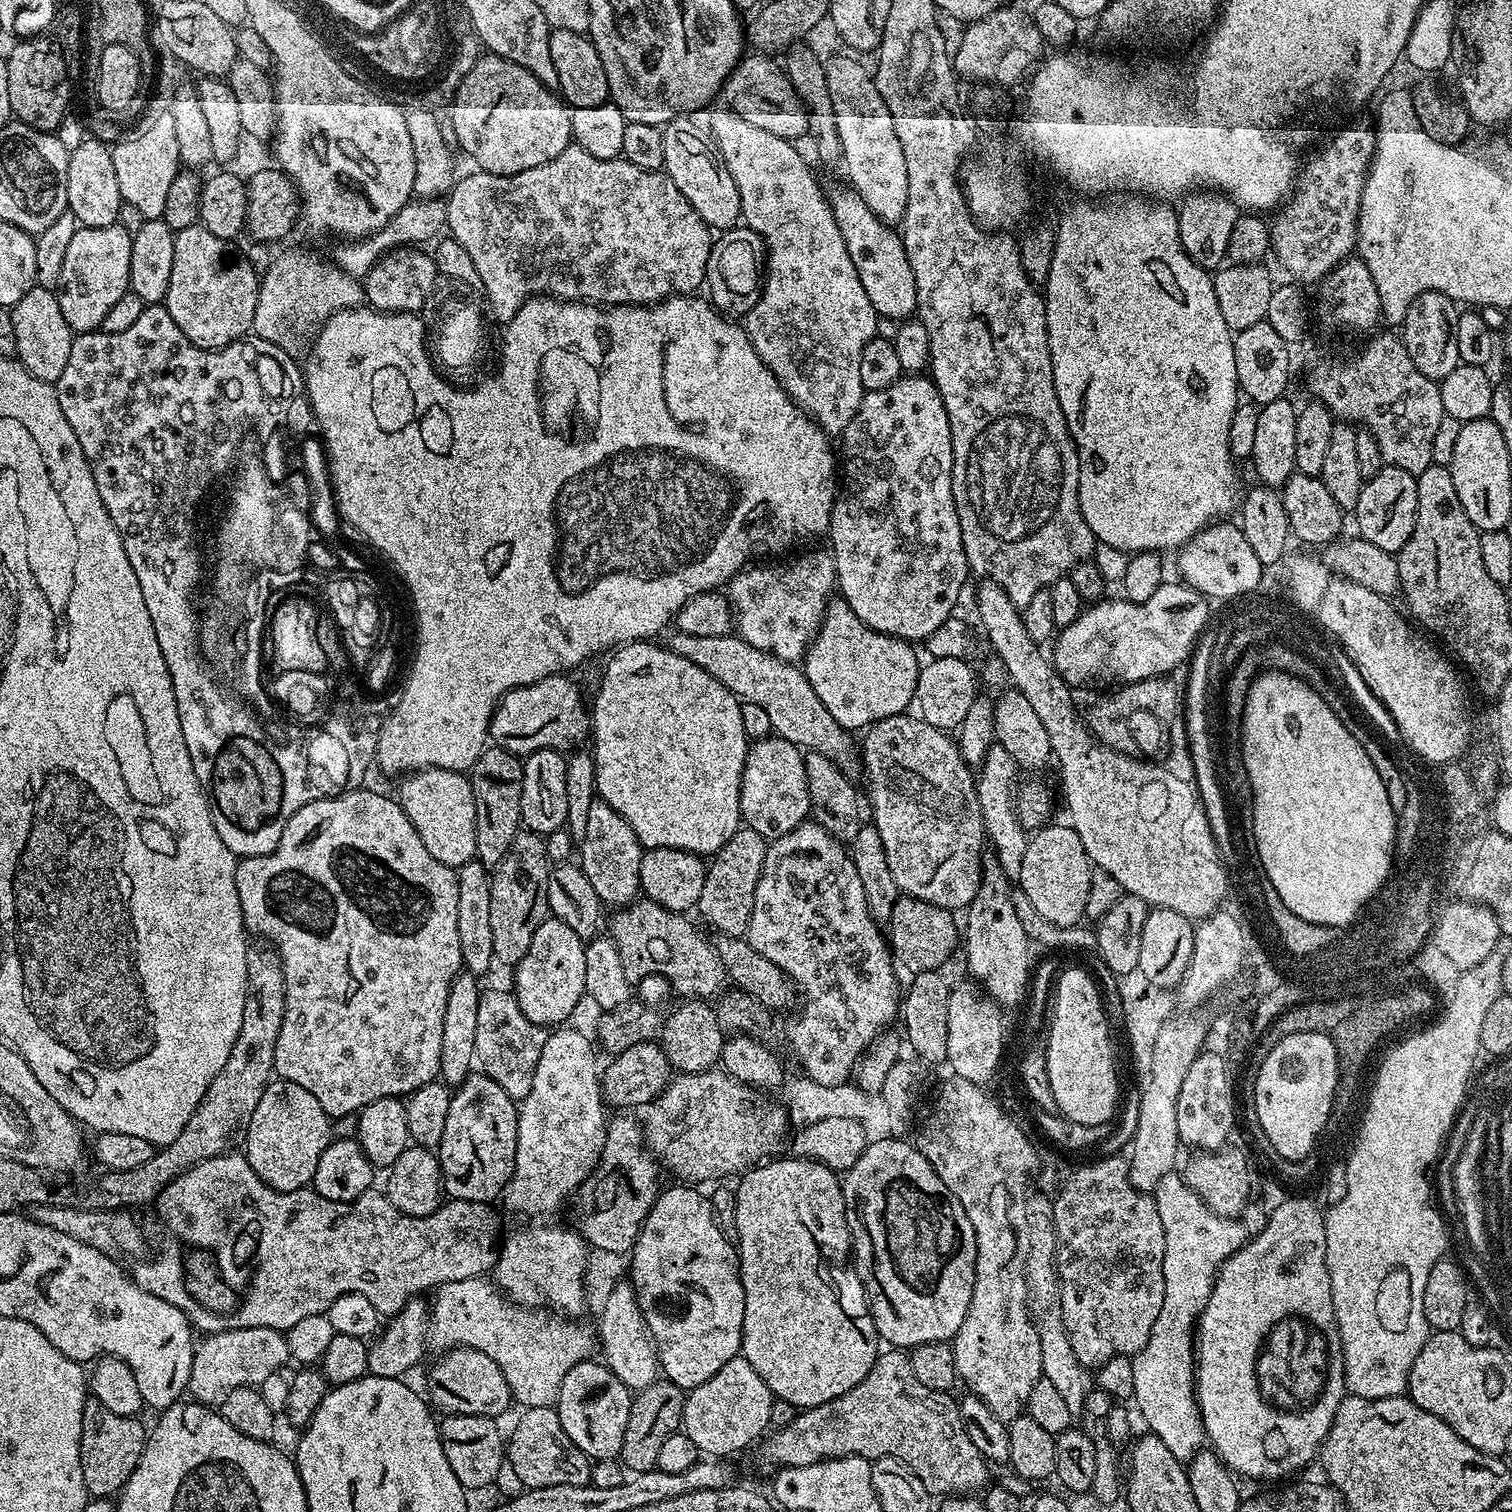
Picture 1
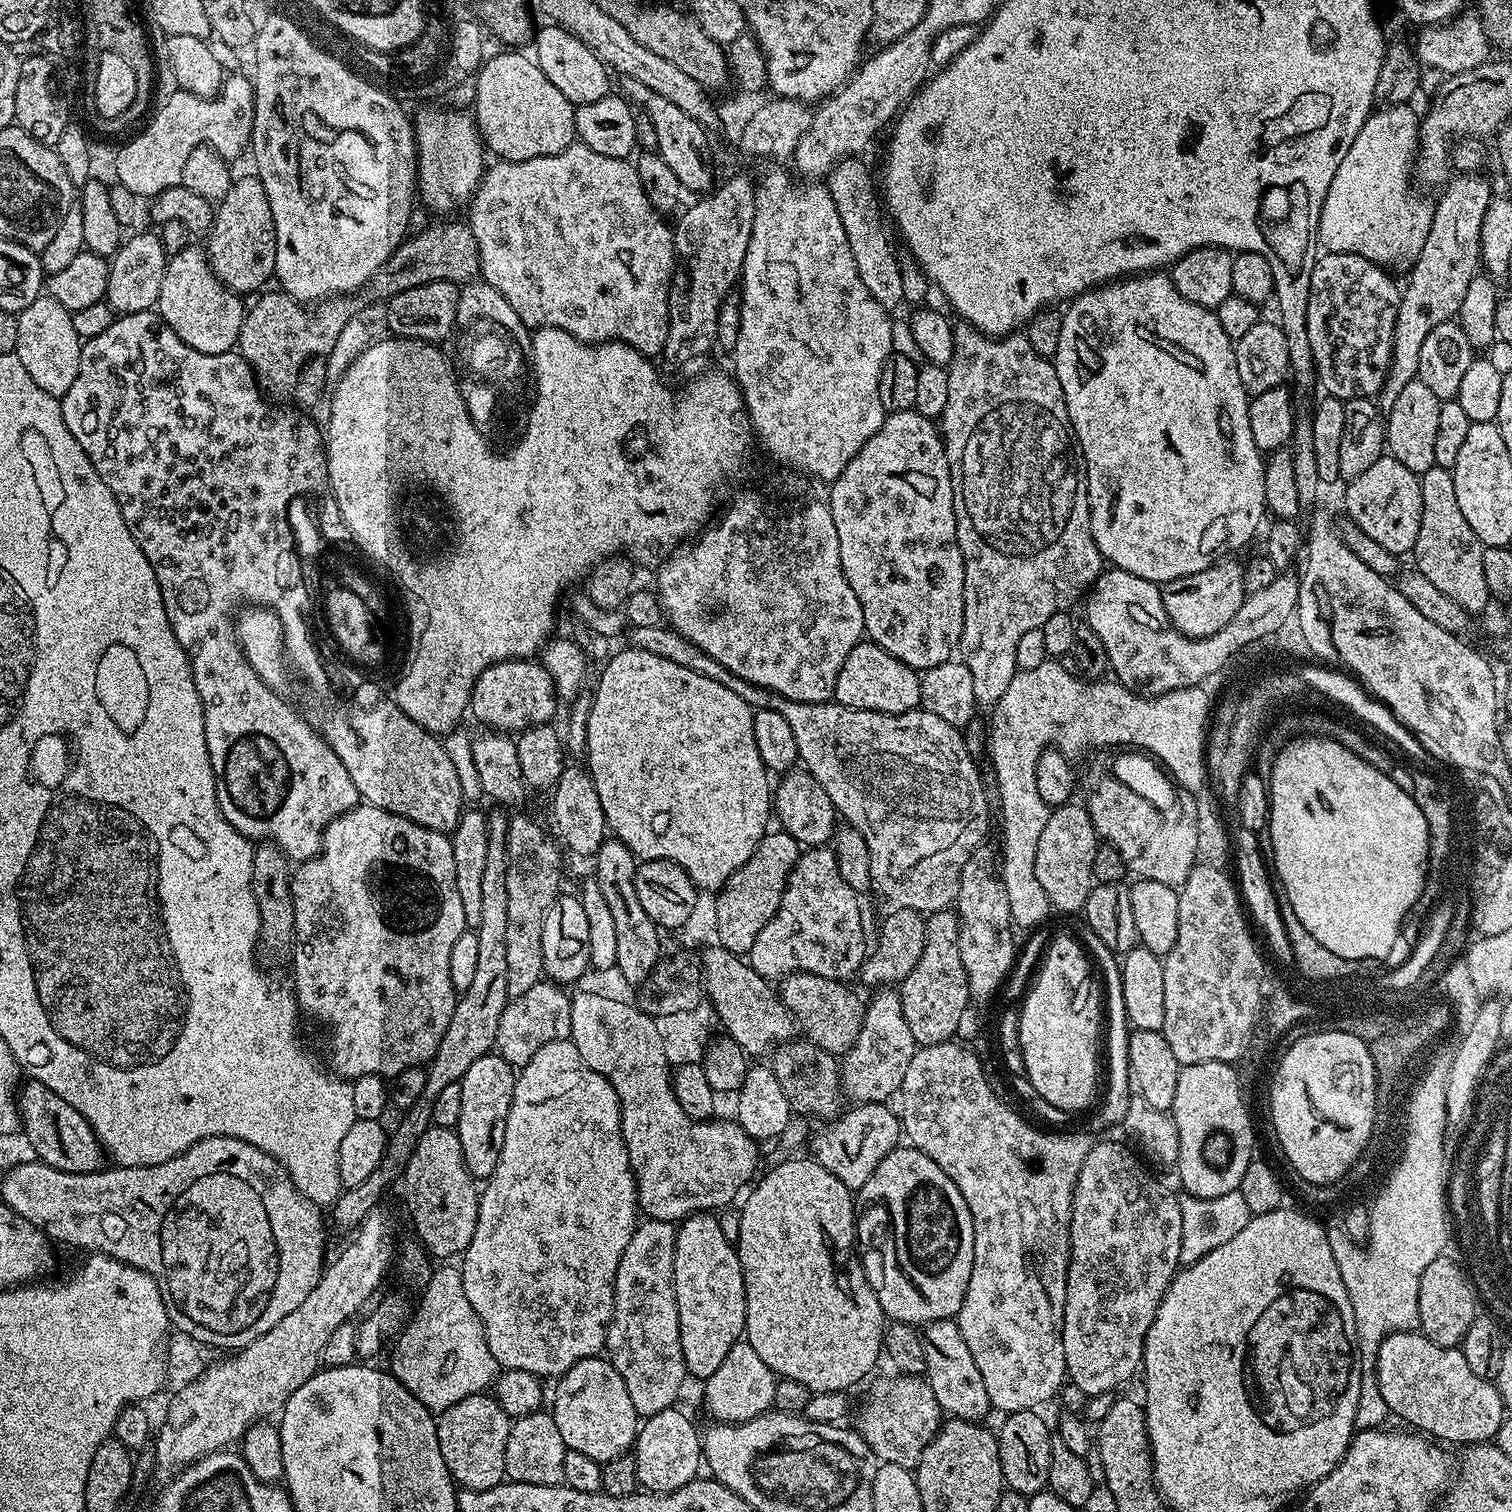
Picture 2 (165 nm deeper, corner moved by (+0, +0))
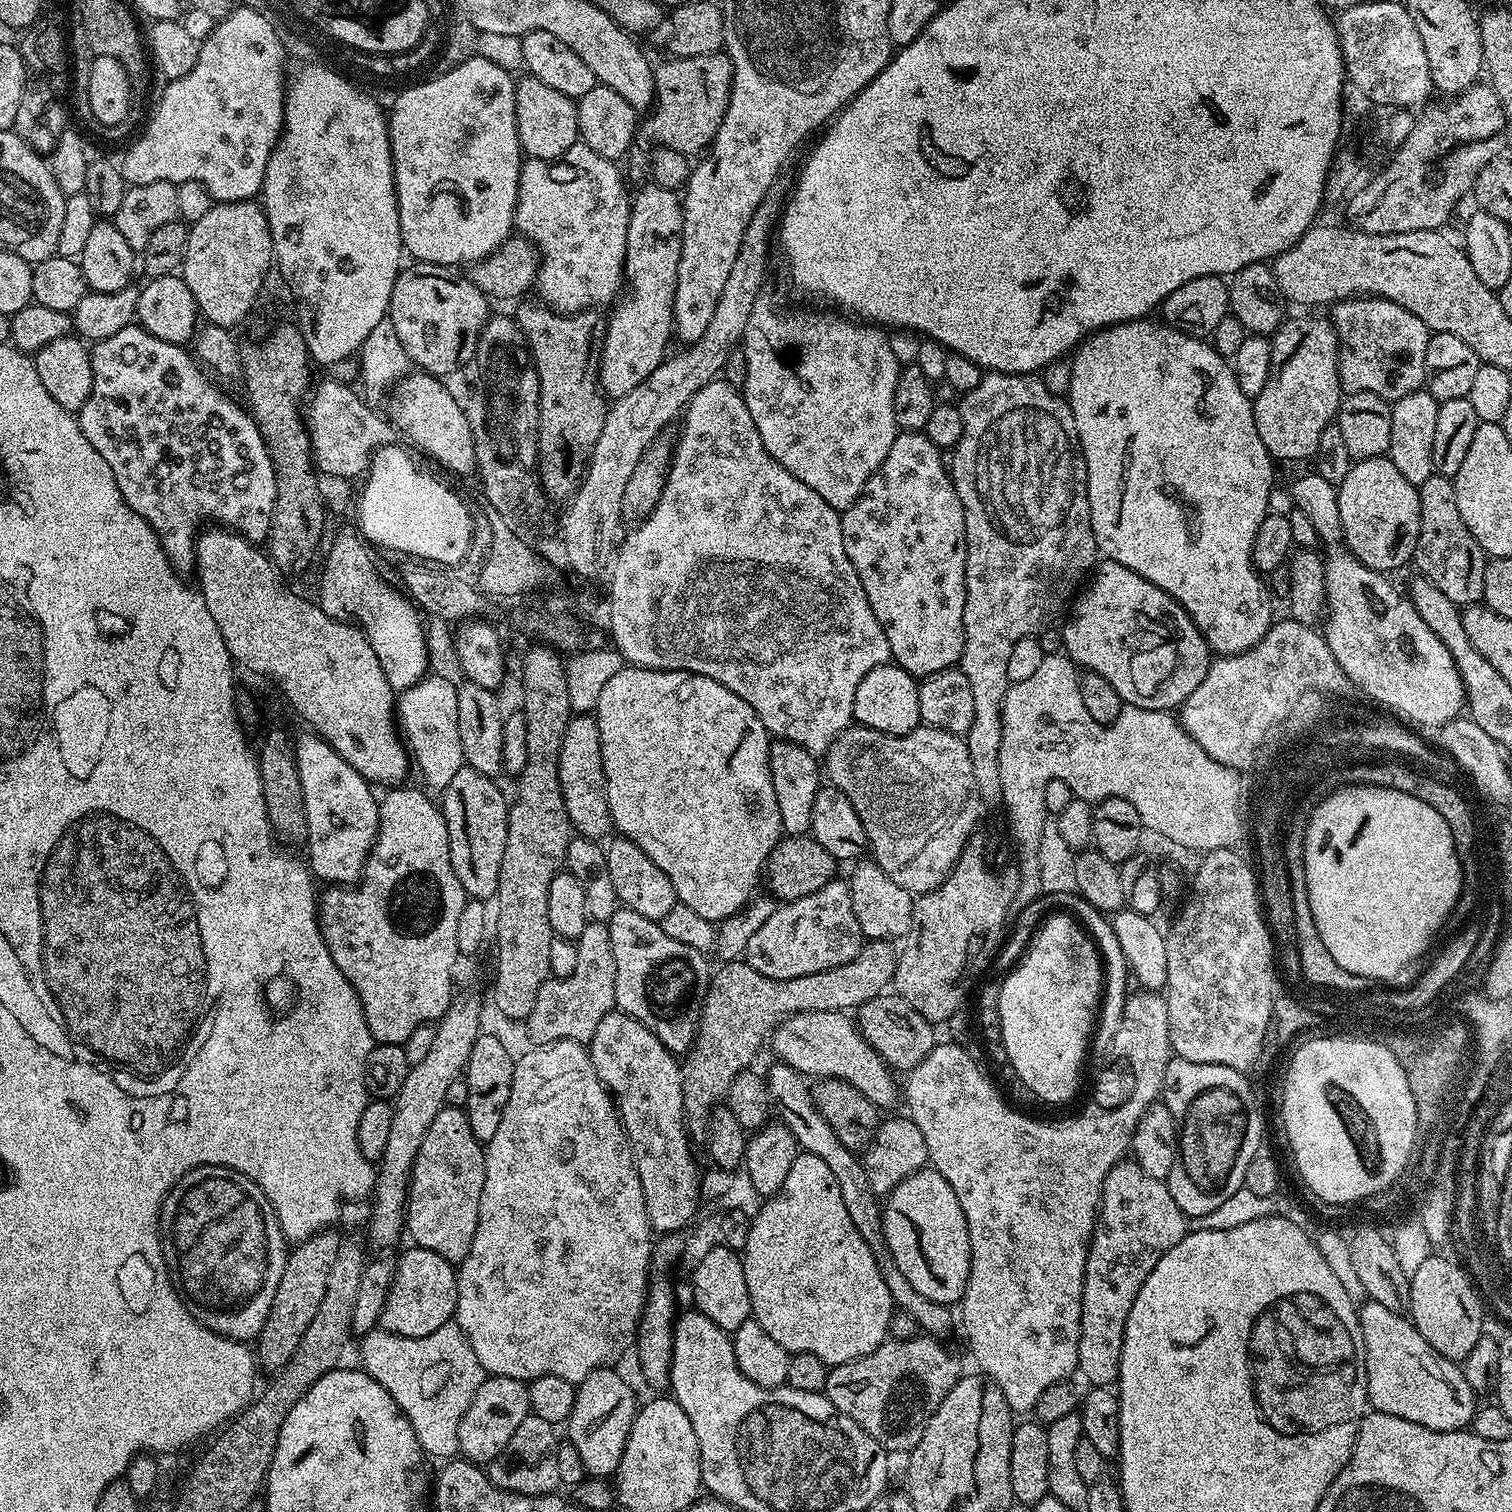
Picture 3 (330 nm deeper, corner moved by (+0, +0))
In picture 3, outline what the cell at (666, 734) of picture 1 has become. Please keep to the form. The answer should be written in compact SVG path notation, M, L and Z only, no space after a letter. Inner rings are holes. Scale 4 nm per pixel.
M631 666L622 667L604 686L602 694L598 697L597 706L594 711L596 721L598 722L598 734L602 738L602 770L606 774L606 794L610 802L610 814L612 815L612 827L619 835L624 836L630 842L634 842L638 846L638 850L642 850L642 854L646 854L646 858L650 858L650 862L654 862L654 866L658 866L658 870L662 870L662 874L666 874L666 878L670 878L670 882L676 891L676 899L681 904L685 904L695 913L702 915L704 918L719 922L726 918L730 918L748 903L757 891L756 883L761 883L762 873L765 871L768 863L768 856L776 849L776 844L782 839L782 818L778 814L778 798L774 798L774 782L770 778L770 750L768 745L770 737L767 730L762 726L762 722L758 718L758 714L754 714L754 710L746 702L742 702L742 698L738 698L738 694L734 694L734 690L726 690L726 686L722 686L718 682L714 682L714 678L706 678L699 676L693 672L675 672L674 670L658 670L657 668L634 668Z

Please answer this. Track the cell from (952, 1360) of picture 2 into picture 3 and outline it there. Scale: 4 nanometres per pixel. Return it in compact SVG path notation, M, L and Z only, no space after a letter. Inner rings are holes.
M776 1062L773 1065L773 1068L766 1072L766 1083L768 1085L769 1097L774 1101L775 1107L776 1104L780 1107L779 1119L788 1127L797 1145L803 1151L822 1158L822 1162L826 1162L826 1166L830 1166L834 1178L838 1178L838 1191L842 1194L842 1202L846 1205L846 1210L850 1210L850 1222L854 1222L855 1228L858 1229L858 1234L862 1234L862 1238L870 1246L870 1250L874 1254L874 1262L878 1262L878 1270L882 1274L882 1282L886 1282L886 1290L890 1290L890 1298L893 1305L899 1311L910 1314L921 1333L939 1334L941 1337L950 1335L952 1332L952 1316L954 1320L953 1309L949 1305L939 1304L922 1294L918 1294L918 1290L914 1290L914 1286L910 1286L910 1282L906 1282L902 1270L898 1270L898 1262L894 1262L894 1254L890 1254L890 1250L886 1246L886 1238L882 1230L882 1200L881 1197L874 1194L874 1190L870 1186L870 1178L868 1177L867 1170L864 1169L861 1157L846 1146L842 1146L842 1142L838 1142L838 1134L832 1129L830 1122L826 1122L826 1118L822 1118L822 1114L818 1114L818 1110L812 1101L812 1090L809 1081L786 1063Z

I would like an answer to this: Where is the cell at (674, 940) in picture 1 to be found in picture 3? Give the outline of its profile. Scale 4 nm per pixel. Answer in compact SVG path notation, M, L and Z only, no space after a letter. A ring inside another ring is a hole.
M799 1012L785 1016L770 1037L770 1048L771 1044L776 1051L775 1059L788 1064L805 1078L845 1080L854 1086L854 1090L870 1098L880 1110L890 1107L896 1096L898 1100L897 1077L893 1069L870 1046L870 1042L866 1042L851 1015L844 1012Z

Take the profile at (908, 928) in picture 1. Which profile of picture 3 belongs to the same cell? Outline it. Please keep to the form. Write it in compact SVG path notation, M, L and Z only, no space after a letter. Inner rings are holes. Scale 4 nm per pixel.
M868 940L860 947L856 957L842 966L785 980L766 978L766 974L758 974L758 970L754 970L754 966L750 966L744 958L721 963L721 968L717 972L715 969L708 981L708 993L700 1011L700 1029L696 1031L696 1041L692 1043L680 1065L682 1102L689 1133L693 1137L705 1135L712 1110L727 1097L730 1082L734 1082L734 1078L738 1078L738 1074L751 1065L748 1063L759 1054L763 1044L765 1047L776 1025L785 1016L793 1016L799 1012L844 1012L861 1008L863 1004L870 1002L870 998L881 995L887 989L884 987L892 984L897 955L897 949L889 941Z

